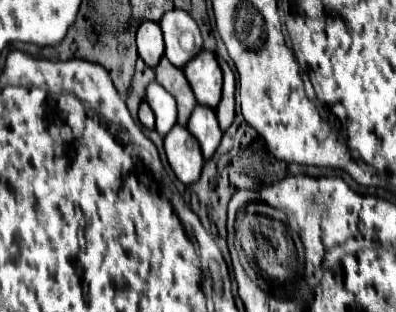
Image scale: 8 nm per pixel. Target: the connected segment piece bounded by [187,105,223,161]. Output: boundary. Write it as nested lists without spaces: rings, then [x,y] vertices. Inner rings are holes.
[[[197,105],[189,117],[187,129],[193,133],[193,137],[199,141],[205,161],[211,159],[215,149],[219,147],[219,141],[223,137],[223,131],[219,129],[217,117],[213,109],[207,109],[203,105]]]

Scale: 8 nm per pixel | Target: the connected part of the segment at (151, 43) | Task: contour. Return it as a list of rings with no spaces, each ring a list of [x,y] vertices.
[[[155,21],[141,23],[137,31],[137,53],[147,67],[155,67],[163,57],[163,33]]]

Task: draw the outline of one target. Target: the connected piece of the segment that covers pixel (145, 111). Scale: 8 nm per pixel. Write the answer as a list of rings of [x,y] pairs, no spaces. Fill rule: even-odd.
[[[141,103],[141,107],[139,107],[139,123],[147,129],[155,129],[155,115],[151,113],[147,103]]]

